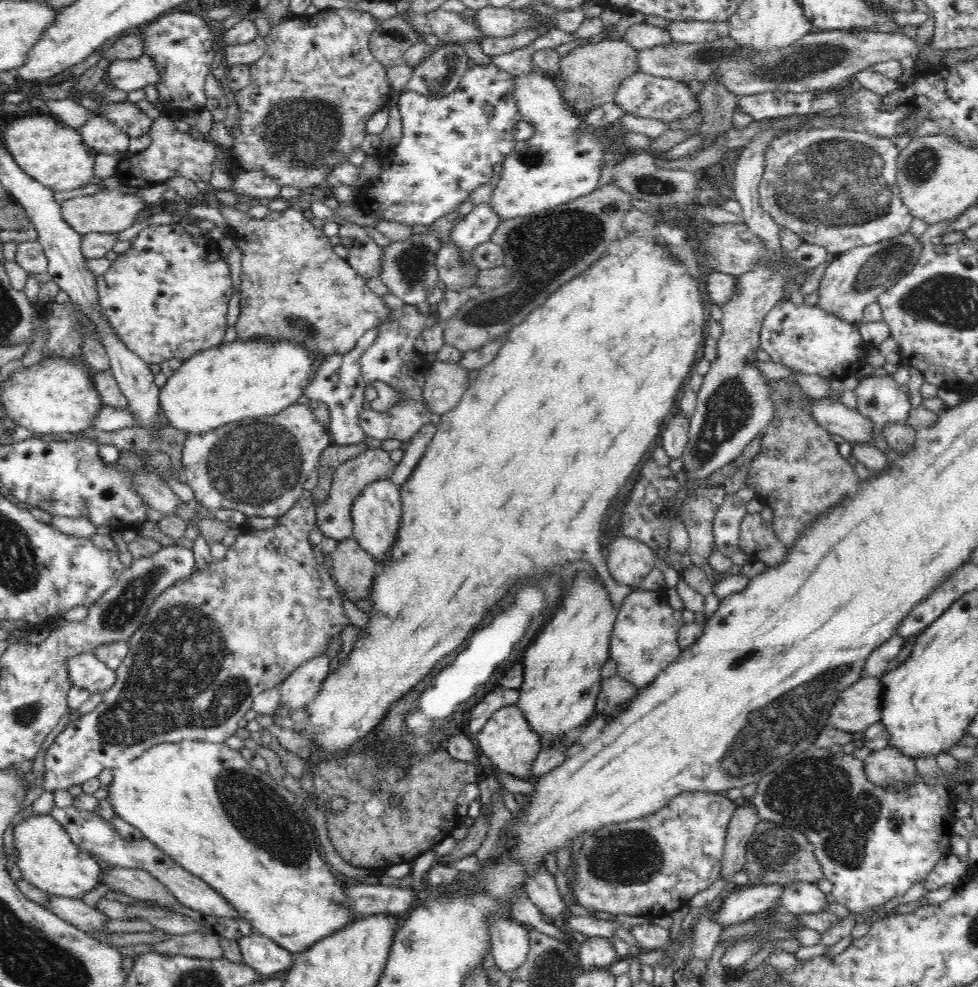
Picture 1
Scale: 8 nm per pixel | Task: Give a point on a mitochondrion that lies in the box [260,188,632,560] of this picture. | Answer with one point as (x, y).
(543, 248)

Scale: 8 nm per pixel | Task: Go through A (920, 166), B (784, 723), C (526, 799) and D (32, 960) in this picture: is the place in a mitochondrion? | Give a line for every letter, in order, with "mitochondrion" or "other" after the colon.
A: mitochondrion
B: mitochondrion
C: other
D: mitochondrion

